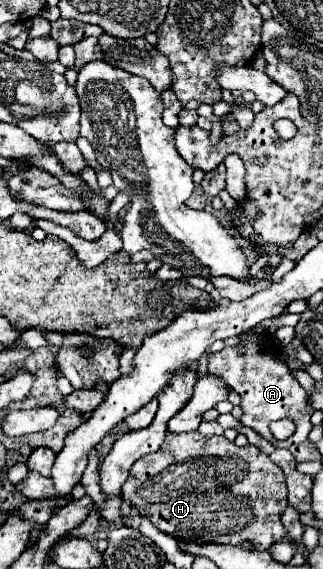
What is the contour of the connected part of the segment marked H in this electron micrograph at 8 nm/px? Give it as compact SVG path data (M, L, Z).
M199 431L179 435L167 433L157 453L139 459L131 467L131 475L125 481L121 495L155 527L173 535L175 539L223 545L241 545L249 541L255 549L269 549L281 539L295 543L287 537L287 531L281 523L281 513L287 507L287 485L281 467L257 447L237 447L225 437L205 437Z

